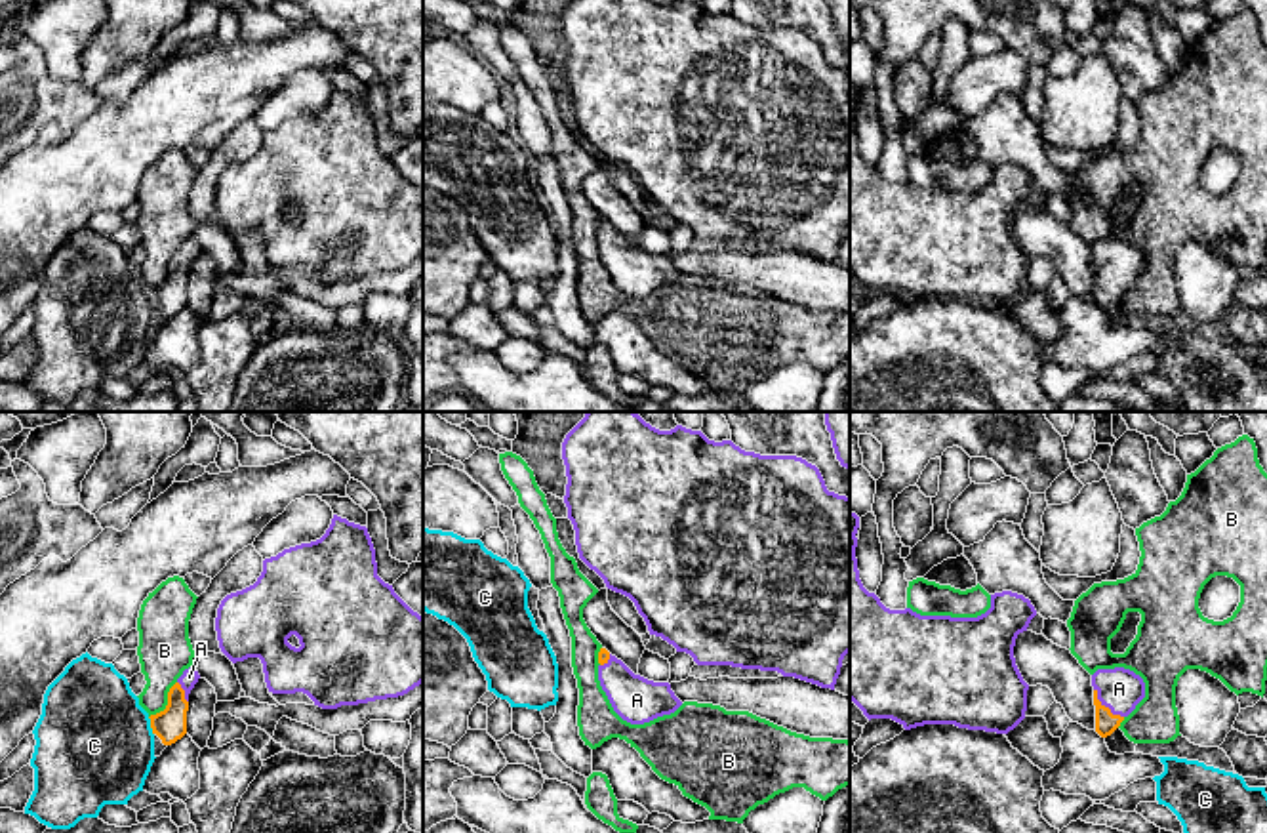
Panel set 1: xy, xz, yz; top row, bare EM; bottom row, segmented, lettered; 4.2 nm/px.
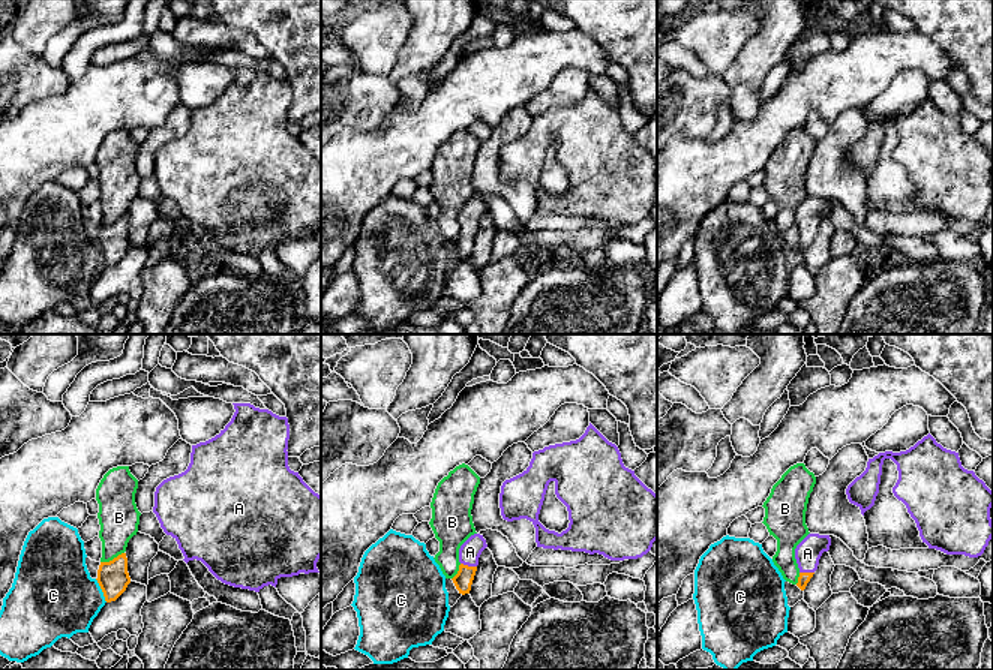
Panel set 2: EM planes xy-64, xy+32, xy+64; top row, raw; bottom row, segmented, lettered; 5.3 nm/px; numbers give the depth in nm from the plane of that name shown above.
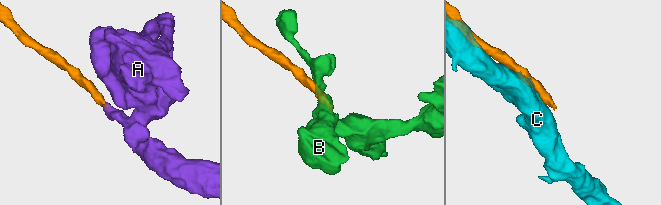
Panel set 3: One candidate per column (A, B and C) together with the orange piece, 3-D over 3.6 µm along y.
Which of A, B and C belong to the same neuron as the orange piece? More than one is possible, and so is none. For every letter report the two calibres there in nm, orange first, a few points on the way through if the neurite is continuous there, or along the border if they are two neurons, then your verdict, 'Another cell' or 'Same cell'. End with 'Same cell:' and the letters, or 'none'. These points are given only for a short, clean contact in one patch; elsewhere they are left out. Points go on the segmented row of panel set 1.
A: Thickness 100 nm (orange) against 180 nm. Path across: yz (1106, 723), (1104, 706), (1119, 689). Same cell
B: Thickness 140 nm (orange) against 220 nm. Boundary: xy (176, 681), (168, 692), (168, 704), (149, 717). Another cell
C: Thickness 140 nm (orange) against 500 nm. Another cell
Same cell: A

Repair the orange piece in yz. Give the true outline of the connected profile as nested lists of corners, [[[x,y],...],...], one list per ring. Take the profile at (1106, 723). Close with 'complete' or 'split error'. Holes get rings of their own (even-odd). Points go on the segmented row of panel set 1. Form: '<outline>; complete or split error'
[[[1097,669],[1092,675],[1096,732],[1101,738],[1111,736],[1120,722],[1145,698],[1145,682],[1130,669]]]; split error

